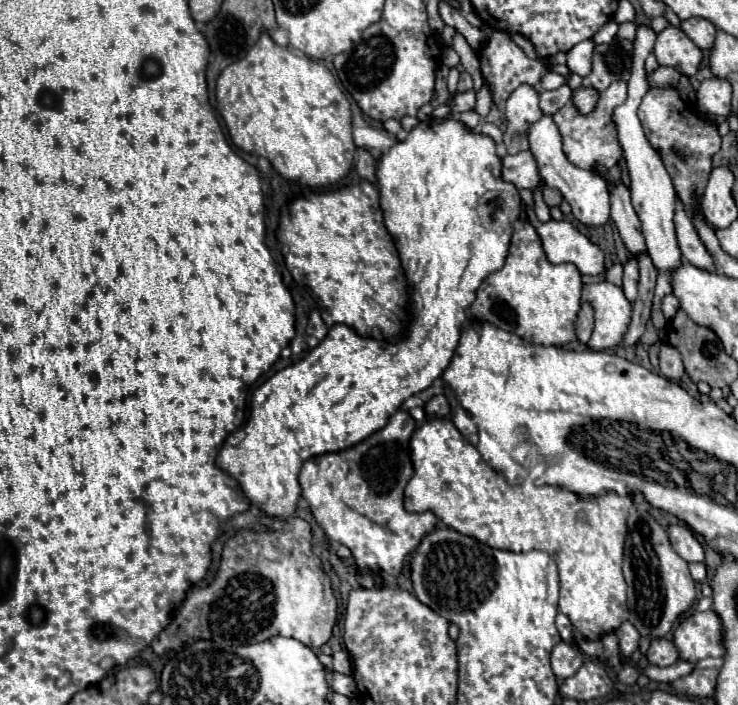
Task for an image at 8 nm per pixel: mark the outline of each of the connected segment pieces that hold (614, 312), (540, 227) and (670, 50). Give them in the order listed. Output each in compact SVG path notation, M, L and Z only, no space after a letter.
M608 281L584 285L582 301L594 309L594 331L588 347L594 351L618 347L628 329L632 311L632 303L624 297L624 291Z
M526 209L528 222L536 227L544 253L550 263L572 263L582 275L604 273L604 255L590 243L580 231L576 231L568 221L540 223L533 209Z
M670 25L658 33L654 55L660 65L674 67L688 77L698 71L698 65L702 61L702 51L678 27Z

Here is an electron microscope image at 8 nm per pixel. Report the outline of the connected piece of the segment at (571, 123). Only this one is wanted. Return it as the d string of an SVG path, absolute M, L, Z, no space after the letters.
M618 81L618 83L612 83L606 91L602 91L594 113L584 117L568 103L552 117L562 135L562 149L572 165L592 171L592 173L604 173L604 171L612 169L616 163L620 163L622 149L618 145L616 127L612 123L612 111L614 111L614 107L622 105L624 101L626 101L626 83Z

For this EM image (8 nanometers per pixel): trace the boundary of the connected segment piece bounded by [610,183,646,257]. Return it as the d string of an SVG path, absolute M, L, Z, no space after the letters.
M624 183L610 185L610 199L612 199L612 219L620 231L626 249L634 257L644 255L646 243L640 231L640 219L630 203L630 189Z

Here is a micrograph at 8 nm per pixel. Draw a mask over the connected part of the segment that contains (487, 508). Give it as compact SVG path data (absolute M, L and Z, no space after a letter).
M446 417L420 425L410 447L414 477L406 485L404 507L408 511L432 511L458 533L496 549L514 553L542 549L550 553L560 577L558 609L588 641L598 641L628 619L626 581L622 577L626 519L632 507L628 495L578 497L564 487L536 487L532 481L508 485L504 475L484 463L478 449Z

